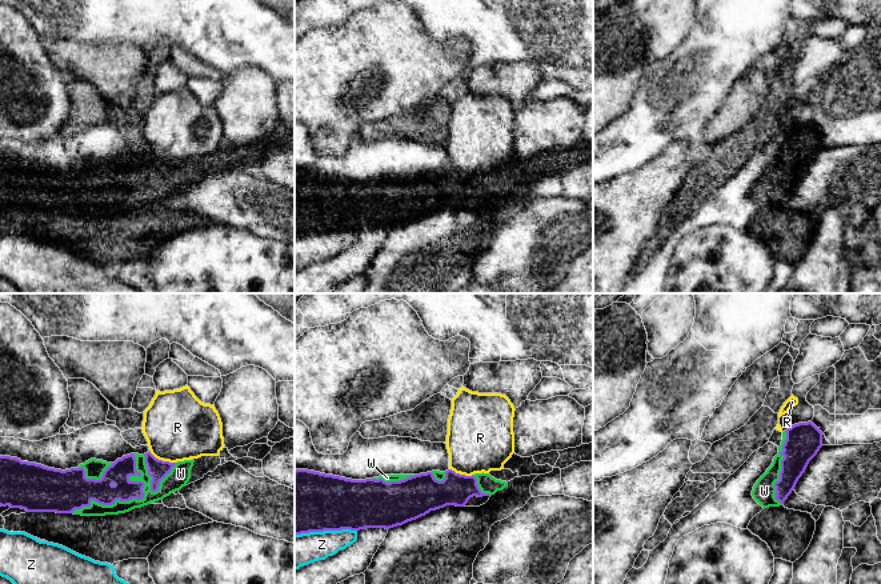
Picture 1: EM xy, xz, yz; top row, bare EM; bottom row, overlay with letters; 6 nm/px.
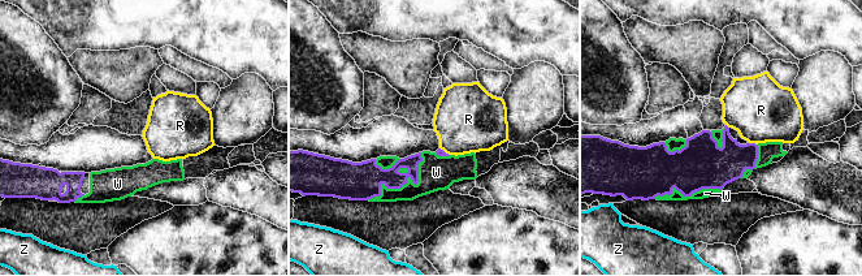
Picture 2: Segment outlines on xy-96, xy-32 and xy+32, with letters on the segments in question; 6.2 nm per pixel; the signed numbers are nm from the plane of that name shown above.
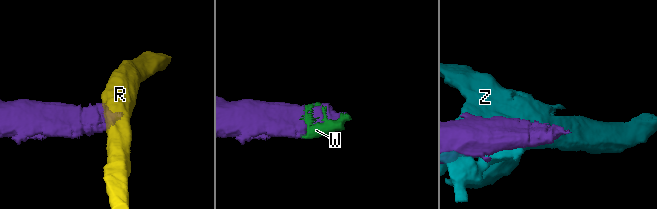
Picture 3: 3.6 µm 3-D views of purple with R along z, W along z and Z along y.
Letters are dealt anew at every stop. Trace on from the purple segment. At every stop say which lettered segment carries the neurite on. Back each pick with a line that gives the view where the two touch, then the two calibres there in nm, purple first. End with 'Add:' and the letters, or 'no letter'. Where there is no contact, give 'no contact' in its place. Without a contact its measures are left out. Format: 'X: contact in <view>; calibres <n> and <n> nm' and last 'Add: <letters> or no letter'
W: contact in xy; calibres 150 and 110 nm
Add: W

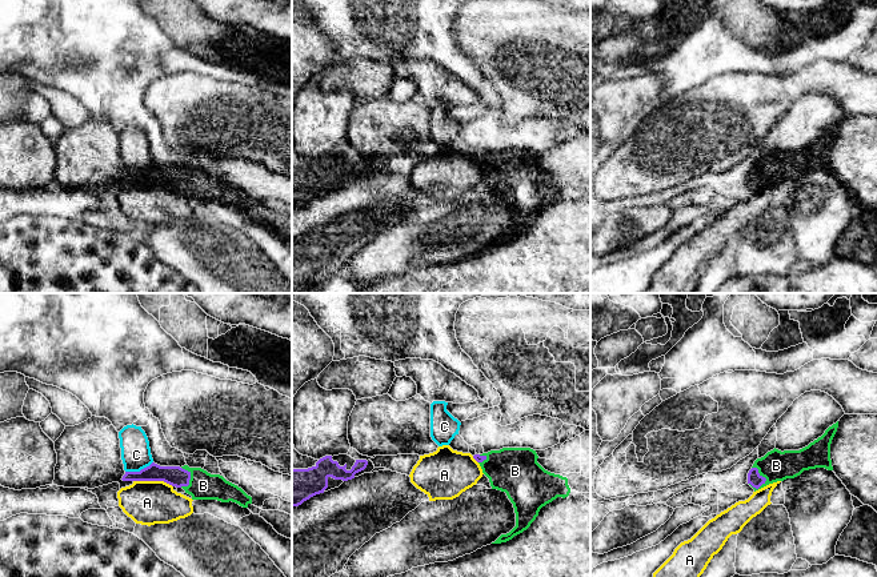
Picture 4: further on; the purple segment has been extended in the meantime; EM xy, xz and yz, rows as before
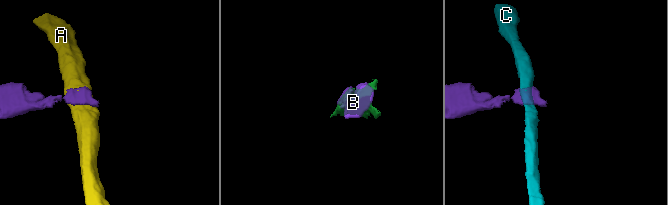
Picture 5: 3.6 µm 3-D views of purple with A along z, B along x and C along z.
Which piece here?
B: contact in yz; calibres 80 and 190 nm
Add: B

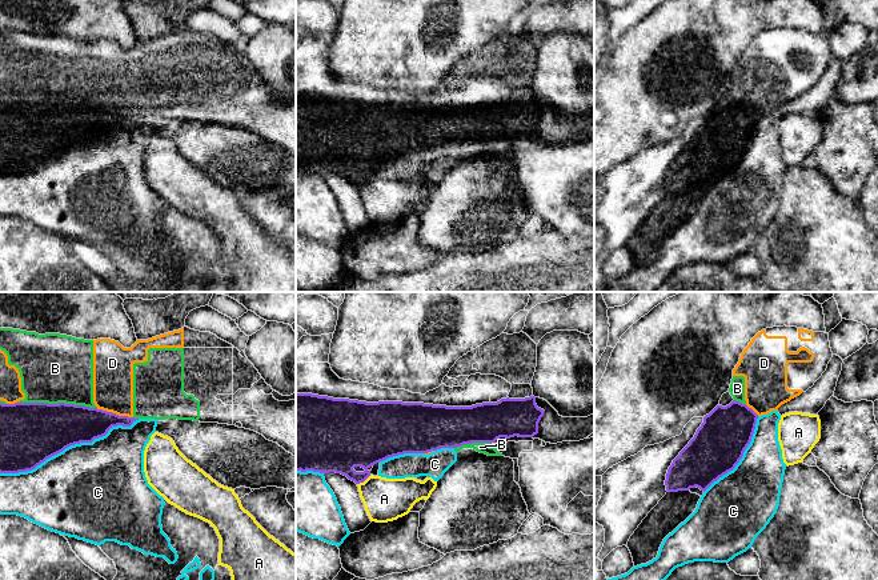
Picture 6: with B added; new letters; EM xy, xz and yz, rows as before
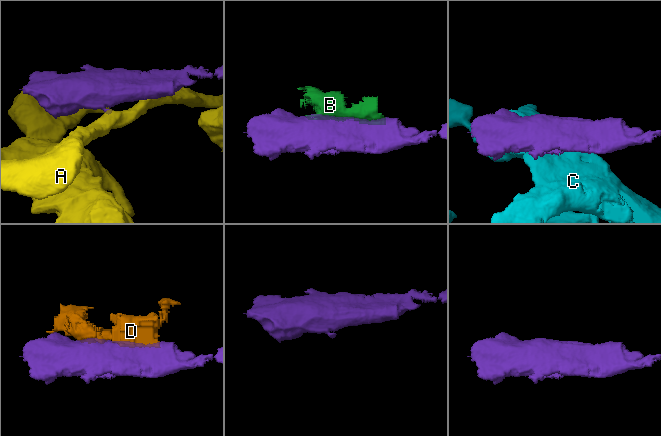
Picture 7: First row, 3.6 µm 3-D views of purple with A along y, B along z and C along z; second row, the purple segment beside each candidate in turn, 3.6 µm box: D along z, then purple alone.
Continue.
Add: no letter

